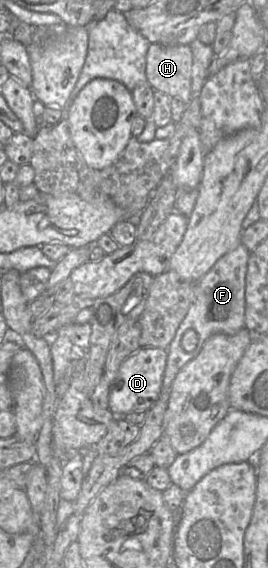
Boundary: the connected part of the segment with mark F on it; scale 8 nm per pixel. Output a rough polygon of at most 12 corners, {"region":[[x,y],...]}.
{"region":[[239,243],[196,283],[167,347],[163,390],[214,334],[245,327],[250,250]]}

